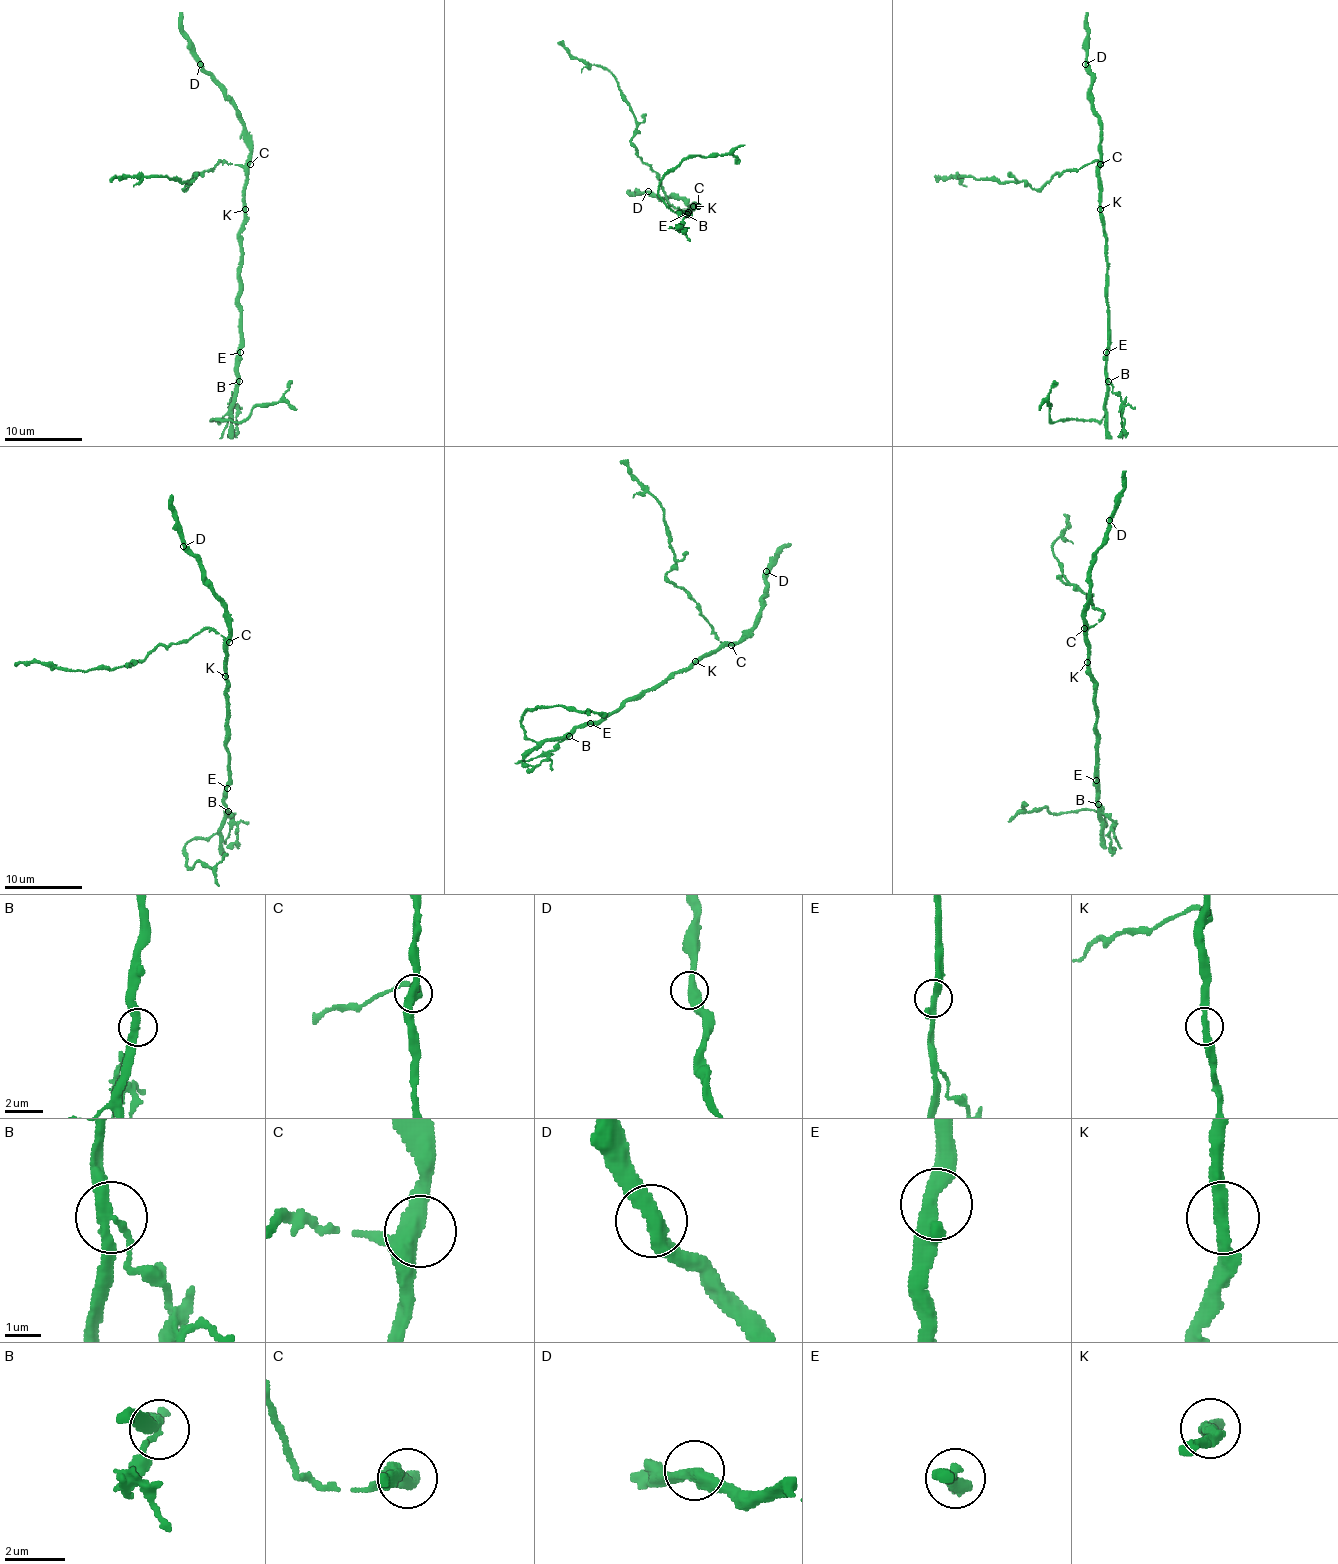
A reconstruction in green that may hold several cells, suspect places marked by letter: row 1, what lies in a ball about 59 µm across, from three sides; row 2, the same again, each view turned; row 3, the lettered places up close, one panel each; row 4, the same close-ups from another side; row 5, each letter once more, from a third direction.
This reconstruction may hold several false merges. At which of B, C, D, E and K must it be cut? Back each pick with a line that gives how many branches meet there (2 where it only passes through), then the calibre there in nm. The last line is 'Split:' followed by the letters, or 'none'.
B: 2 | 360 nm
Split: B

